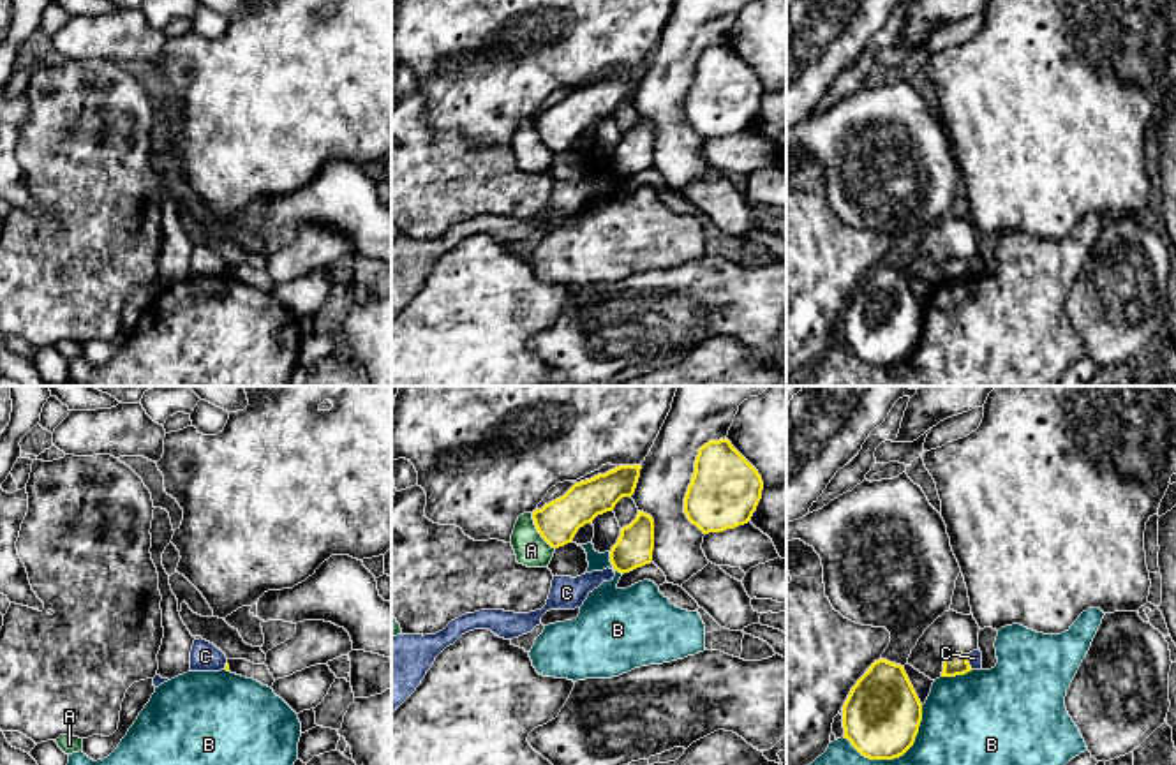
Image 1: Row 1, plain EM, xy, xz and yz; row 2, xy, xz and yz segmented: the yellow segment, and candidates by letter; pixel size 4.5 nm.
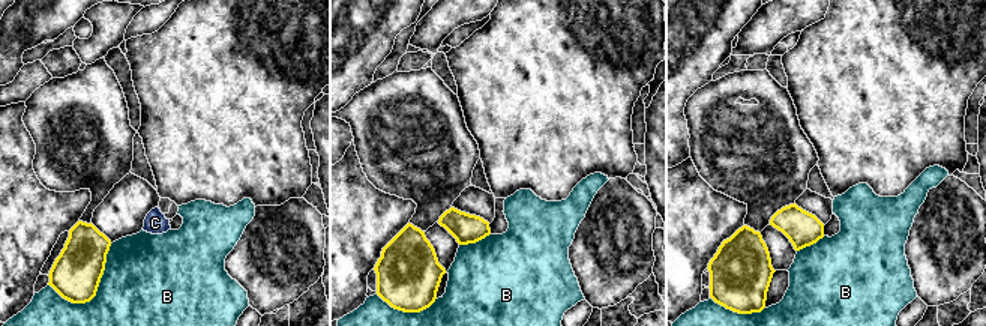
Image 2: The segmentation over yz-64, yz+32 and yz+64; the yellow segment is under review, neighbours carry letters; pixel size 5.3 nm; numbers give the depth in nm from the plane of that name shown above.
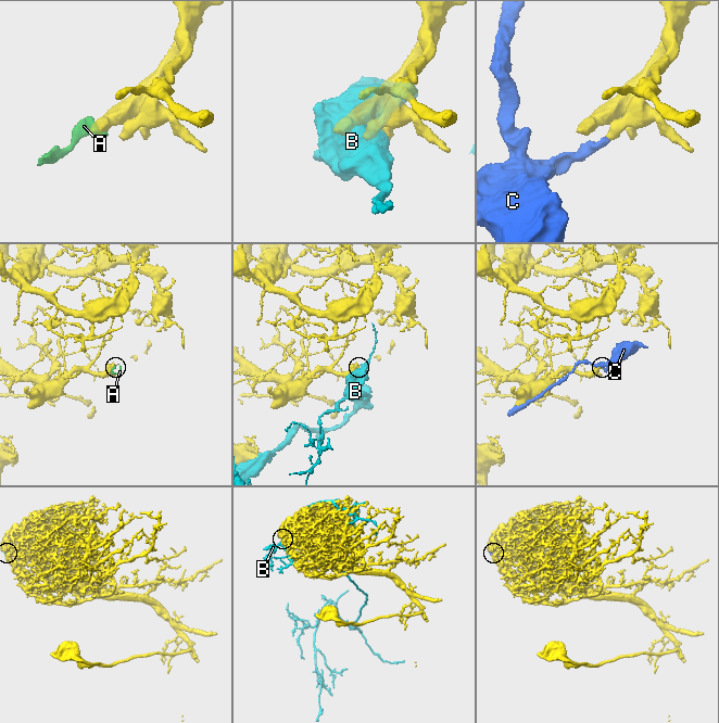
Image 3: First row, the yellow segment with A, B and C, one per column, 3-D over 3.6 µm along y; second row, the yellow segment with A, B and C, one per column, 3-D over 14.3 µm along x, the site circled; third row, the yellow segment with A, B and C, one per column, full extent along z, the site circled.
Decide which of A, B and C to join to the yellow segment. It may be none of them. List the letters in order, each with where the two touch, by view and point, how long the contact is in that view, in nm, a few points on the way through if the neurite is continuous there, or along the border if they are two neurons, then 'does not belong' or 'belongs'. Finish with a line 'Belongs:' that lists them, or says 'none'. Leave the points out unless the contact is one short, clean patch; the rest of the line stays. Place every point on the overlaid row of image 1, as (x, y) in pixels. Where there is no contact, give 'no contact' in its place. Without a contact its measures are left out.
A: meets yellow in xz at (538, 531); contact 200 nm long; border along xz (531, 513), (536, 531), (554, 549); does not belong
B: meets yellow in yz at (896, 757); contact 400 nm long; does not belong
C: meets yellow in yz at (967, 661); contact 80 nm long; border along yz (965, 654), (972, 668); does not belong
Belongs: none

